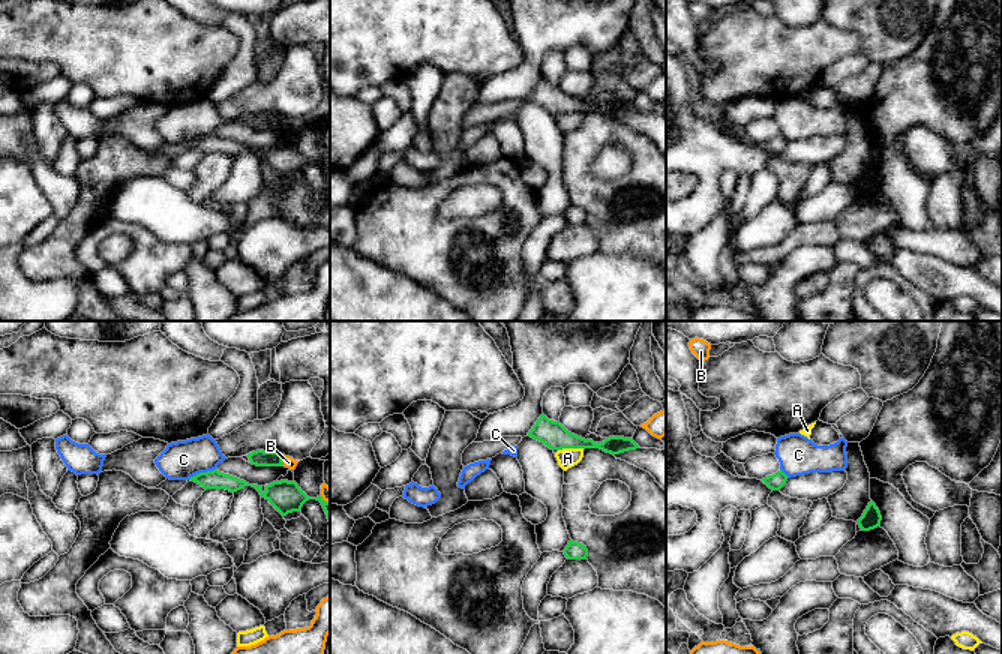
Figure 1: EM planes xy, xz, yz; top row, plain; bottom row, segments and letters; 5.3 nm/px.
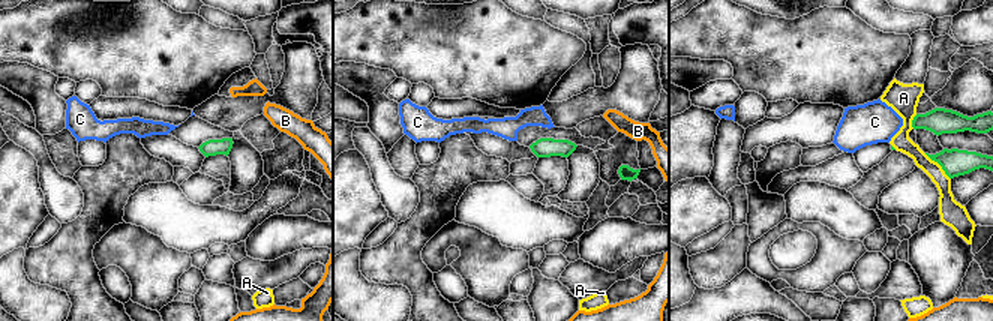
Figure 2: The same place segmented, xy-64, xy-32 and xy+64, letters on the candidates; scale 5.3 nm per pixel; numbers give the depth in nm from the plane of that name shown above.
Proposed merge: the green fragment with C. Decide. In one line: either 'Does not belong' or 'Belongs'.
Belongs

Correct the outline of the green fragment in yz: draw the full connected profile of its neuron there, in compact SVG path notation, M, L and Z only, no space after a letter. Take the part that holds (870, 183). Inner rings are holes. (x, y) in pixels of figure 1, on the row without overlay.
M870 165L862 180L858 183L858 189L862 195L870 195L880 190L880 184L882 184L882 180L879 172L873 165Z

